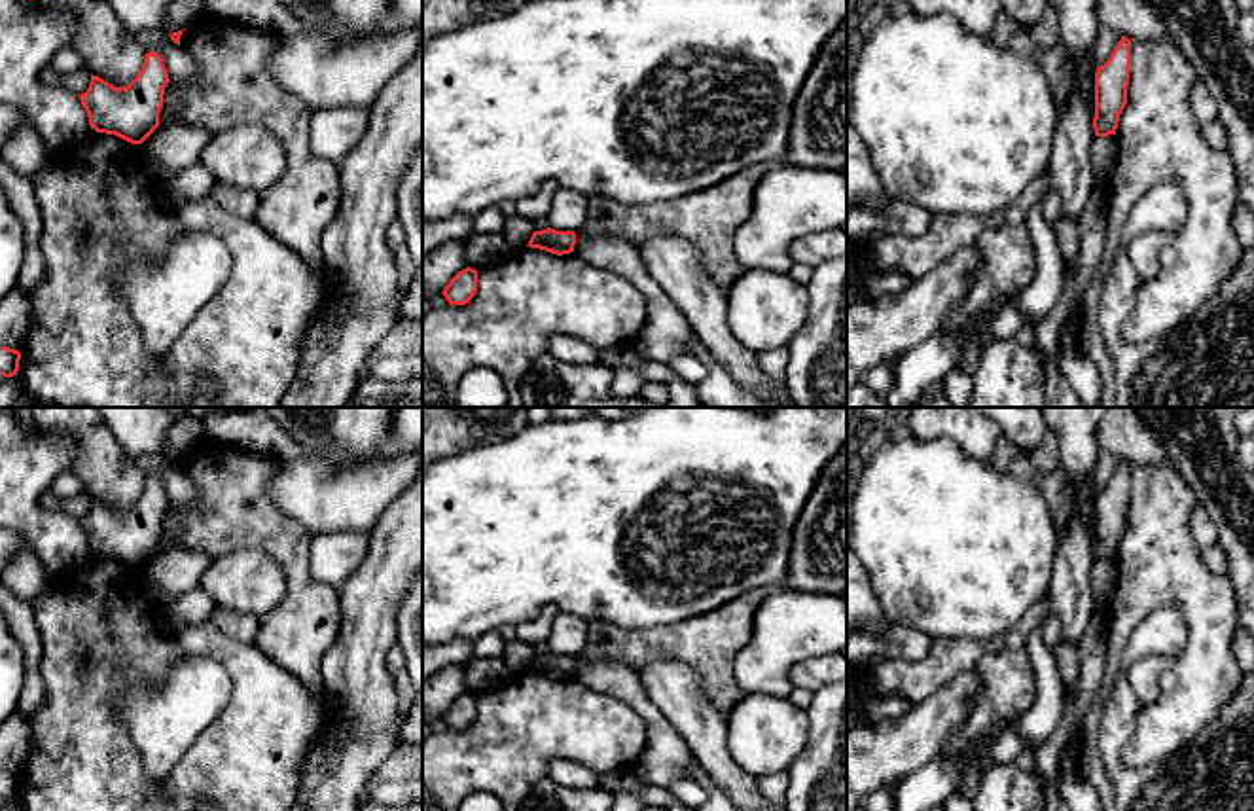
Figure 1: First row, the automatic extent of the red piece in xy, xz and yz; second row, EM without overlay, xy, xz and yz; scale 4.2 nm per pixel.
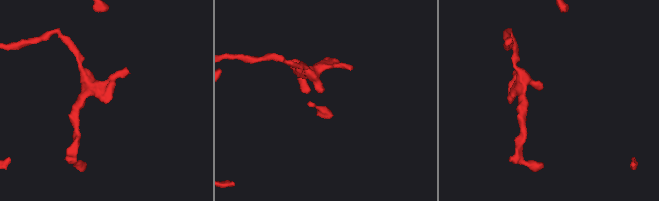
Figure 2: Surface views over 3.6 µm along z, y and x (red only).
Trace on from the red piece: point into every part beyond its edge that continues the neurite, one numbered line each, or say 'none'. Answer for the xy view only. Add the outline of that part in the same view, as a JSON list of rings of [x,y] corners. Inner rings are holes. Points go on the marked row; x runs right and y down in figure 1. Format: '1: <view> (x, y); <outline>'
none

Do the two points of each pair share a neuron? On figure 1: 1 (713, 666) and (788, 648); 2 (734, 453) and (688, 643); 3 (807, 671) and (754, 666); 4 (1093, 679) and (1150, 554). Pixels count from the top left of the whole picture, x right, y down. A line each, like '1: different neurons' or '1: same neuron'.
1: different neurons
2: different neurons
3: different neurons
4: different neurons

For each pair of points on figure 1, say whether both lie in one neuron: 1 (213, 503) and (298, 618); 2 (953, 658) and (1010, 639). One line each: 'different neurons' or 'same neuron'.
1: same neuron
2: same neuron

